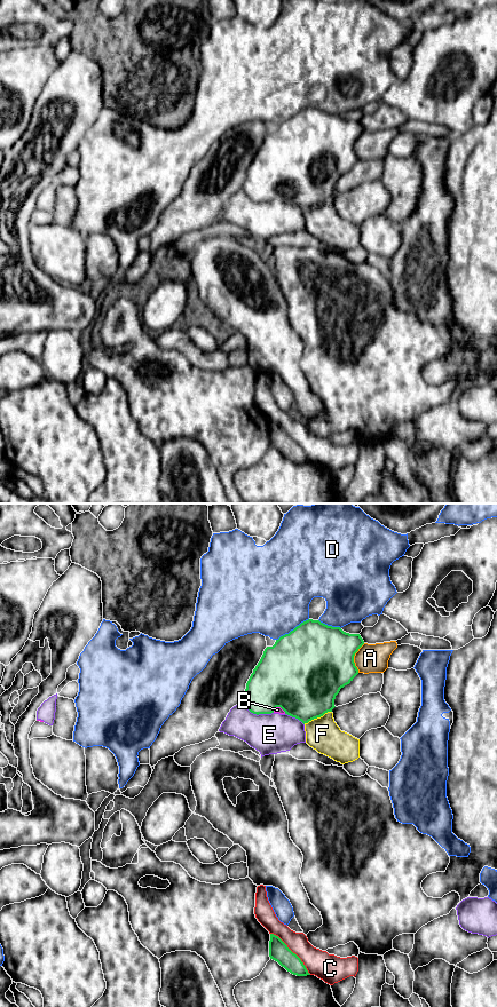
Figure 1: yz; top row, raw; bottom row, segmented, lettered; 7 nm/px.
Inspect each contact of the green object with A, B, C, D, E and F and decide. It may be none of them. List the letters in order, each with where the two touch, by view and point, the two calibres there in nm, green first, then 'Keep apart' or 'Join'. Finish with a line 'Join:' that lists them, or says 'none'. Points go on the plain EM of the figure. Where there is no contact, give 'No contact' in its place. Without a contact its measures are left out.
A: Touches green at yz (353, 145). Thickness 500 nm (green) against 200 nm. Keep apart
B: Touches green at yz (279, 193). Thickness 500 nm (green) against 50 nm. Keep apart
C: Touches green at yz (292, 439). Thickness 140 nm (green) against 180 nm. Keep apart
D: Touches green at yz (293, 117). Thickness 500 nm (green) against 480 nm. Keep apart
E: Touches green at yz (257, 201). Thickness 340 nm (green) against 280 nm. Keep apart
F: Touches green at yz (317, 204). Thickness 460 nm (green) against 240 nm. Keep apart
Join: none

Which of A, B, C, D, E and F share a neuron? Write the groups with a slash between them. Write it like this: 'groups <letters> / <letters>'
groups A / B E / C / D / F

